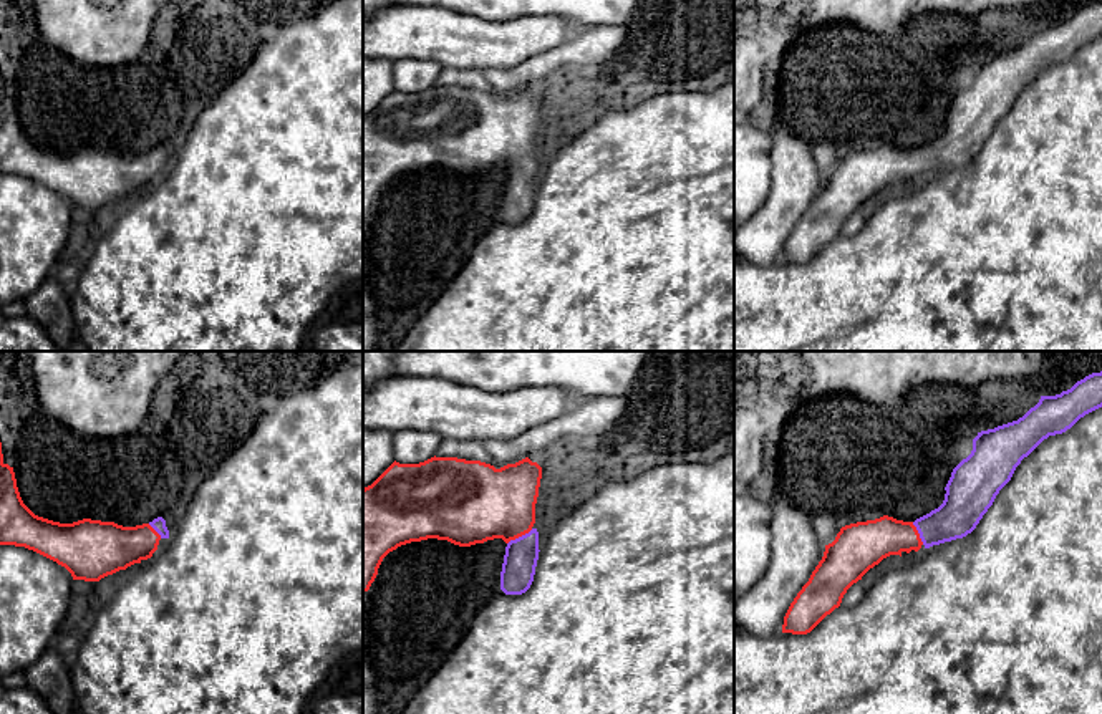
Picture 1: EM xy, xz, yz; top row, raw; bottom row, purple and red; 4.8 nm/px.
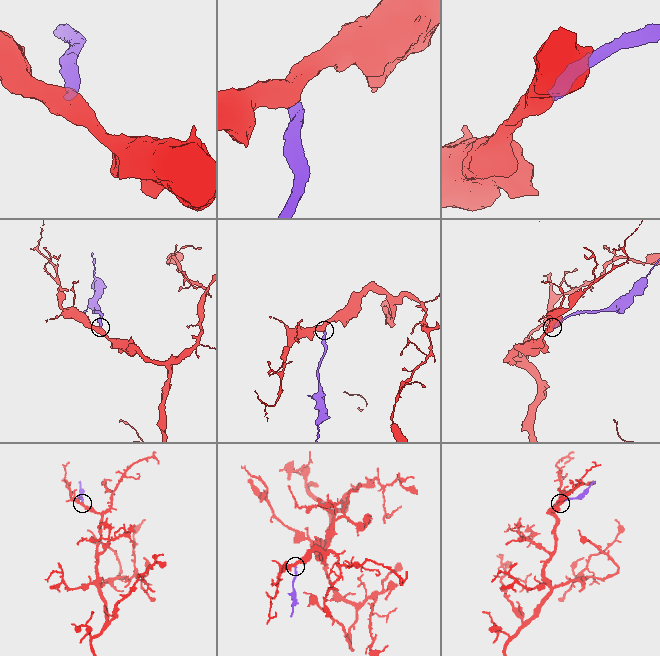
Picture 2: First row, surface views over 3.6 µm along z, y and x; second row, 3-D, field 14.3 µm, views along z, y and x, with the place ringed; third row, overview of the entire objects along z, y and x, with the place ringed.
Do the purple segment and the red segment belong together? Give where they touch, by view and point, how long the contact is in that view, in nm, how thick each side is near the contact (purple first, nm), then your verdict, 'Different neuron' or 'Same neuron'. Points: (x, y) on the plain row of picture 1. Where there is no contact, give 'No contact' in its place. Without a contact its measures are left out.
Touches purple at xz (519, 166). Shared border 150 nm. Thickness 160 nm (purple) against 360 nm. Same neuron

